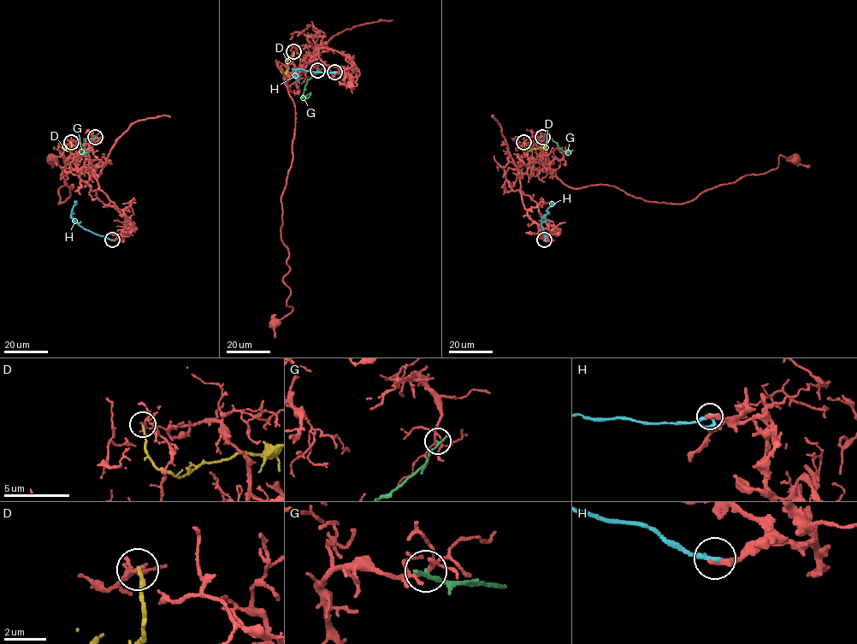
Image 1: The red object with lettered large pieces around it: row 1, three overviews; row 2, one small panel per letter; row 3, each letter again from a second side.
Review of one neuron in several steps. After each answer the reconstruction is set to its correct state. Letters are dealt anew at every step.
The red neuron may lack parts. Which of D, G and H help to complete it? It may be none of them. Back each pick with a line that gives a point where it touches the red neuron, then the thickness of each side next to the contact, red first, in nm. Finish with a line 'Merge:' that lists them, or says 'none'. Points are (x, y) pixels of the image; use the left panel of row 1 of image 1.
Merge: none

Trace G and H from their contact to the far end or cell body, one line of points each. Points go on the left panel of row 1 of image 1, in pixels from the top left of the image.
G: (95, 137), (85, 139), (80, 151), (88, 151)
H: (112, 240), (85, 229), (74, 221), (71, 213), (77, 203)

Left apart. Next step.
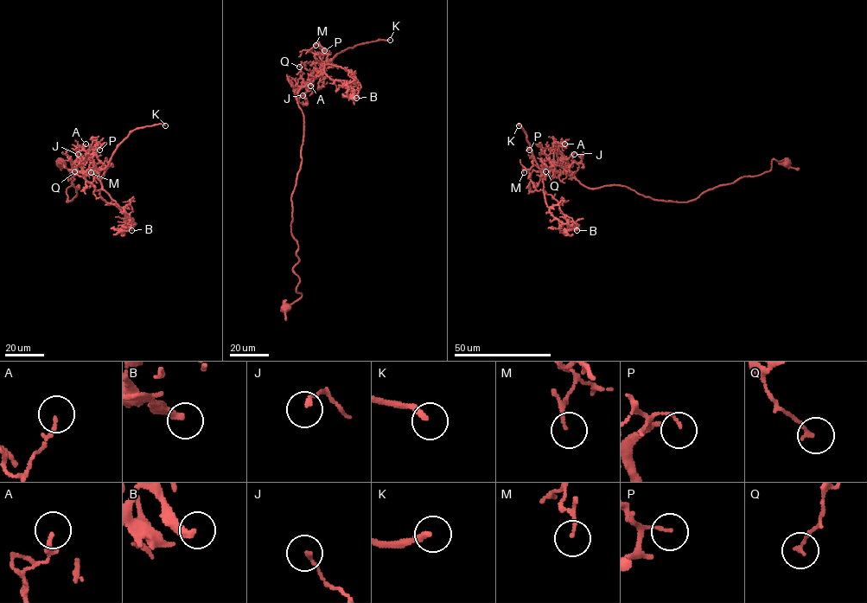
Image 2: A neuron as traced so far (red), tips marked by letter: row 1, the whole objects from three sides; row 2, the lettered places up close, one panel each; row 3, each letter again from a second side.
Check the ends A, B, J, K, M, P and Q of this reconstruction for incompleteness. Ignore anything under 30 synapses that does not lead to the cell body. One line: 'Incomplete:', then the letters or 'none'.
Incomplete: K

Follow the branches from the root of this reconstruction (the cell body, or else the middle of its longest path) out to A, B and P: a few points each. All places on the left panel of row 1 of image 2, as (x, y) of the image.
A: (61, 163), (77, 159), (67, 202), (79, 187), (70, 176), (81, 170), (78, 147), (86, 144)
B: (61, 163), (77, 159), (66, 202), (79, 187), (70, 176), (95, 170), (131, 221), (123, 232), (131, 230)
P: (61, 163), (77, 159), (67, 202), (79, 187), (70, 176), (98, 175), (99, 150)

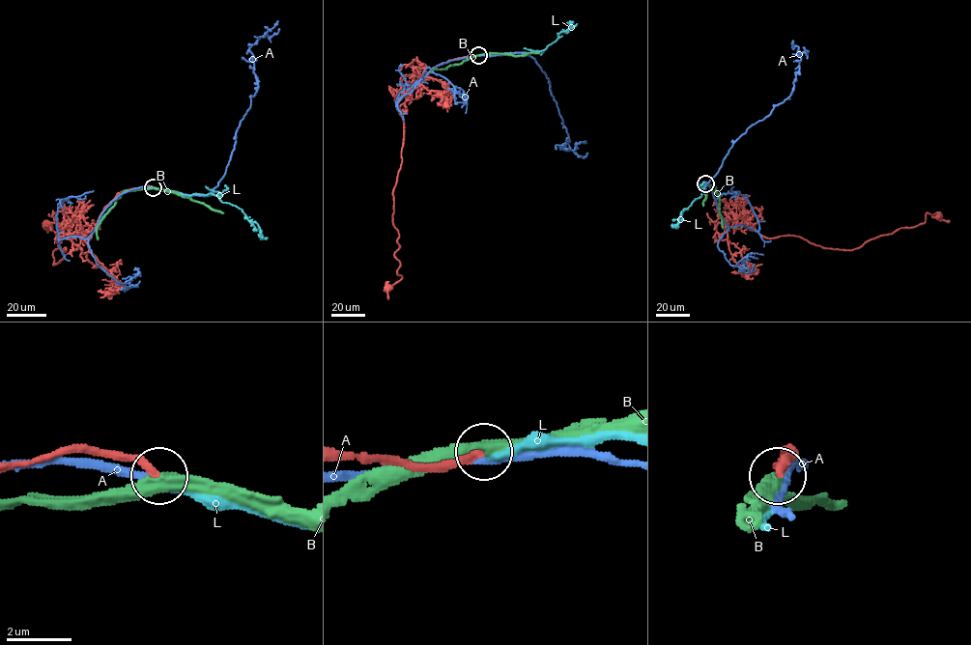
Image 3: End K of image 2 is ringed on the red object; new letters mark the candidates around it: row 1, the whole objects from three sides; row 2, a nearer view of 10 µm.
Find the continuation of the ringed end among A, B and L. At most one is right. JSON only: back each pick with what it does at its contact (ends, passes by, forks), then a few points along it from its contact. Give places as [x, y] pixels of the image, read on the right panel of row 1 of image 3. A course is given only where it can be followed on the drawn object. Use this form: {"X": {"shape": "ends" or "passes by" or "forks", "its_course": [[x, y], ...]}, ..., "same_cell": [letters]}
{"L": {"shape": "ends", "its_course": [[705, 183], [701, 196], [683, 210], [677, 227], [673, 227]]}, "same_cell": ["L"]}

